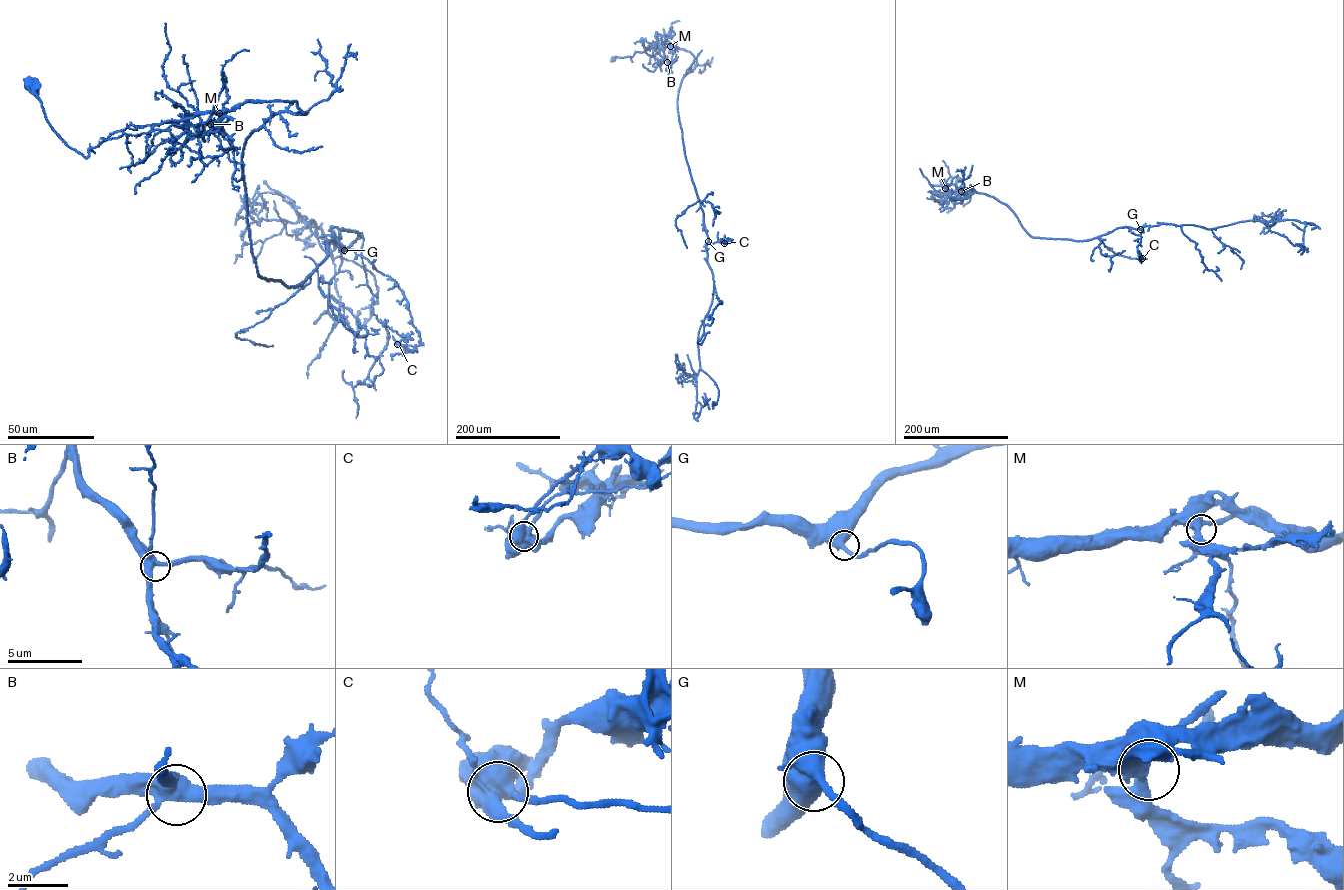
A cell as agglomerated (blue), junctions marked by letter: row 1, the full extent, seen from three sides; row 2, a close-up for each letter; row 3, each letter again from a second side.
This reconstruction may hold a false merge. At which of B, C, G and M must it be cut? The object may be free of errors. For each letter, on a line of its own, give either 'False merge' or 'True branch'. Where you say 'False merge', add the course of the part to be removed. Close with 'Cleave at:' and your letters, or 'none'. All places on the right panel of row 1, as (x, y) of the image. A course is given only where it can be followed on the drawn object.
B: True branch
C: False merge
G: True branch
M: True branch
Cleave at: C

